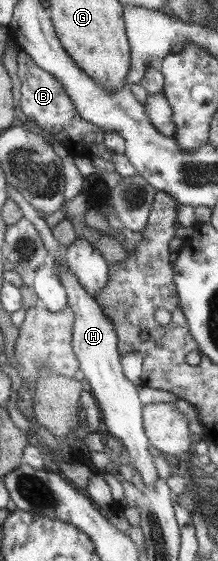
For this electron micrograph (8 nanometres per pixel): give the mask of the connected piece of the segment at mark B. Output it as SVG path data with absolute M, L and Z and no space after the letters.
M19 50L17 60L17 74L22 82L21 93L23 94L20 105L21 112L29 121L34 122L41 130L51 134L74 157L89 159L96 156L103 158L103 160L107 160L115 166L115 172L120 174L121 177L136 175L136 169L131 165L125 154L117 156L107 148L104 143L104 130L100 126L84 120L77 113L76 106L69 93L66 92L64 85L56 77L39 67L36 61L23 51Z

